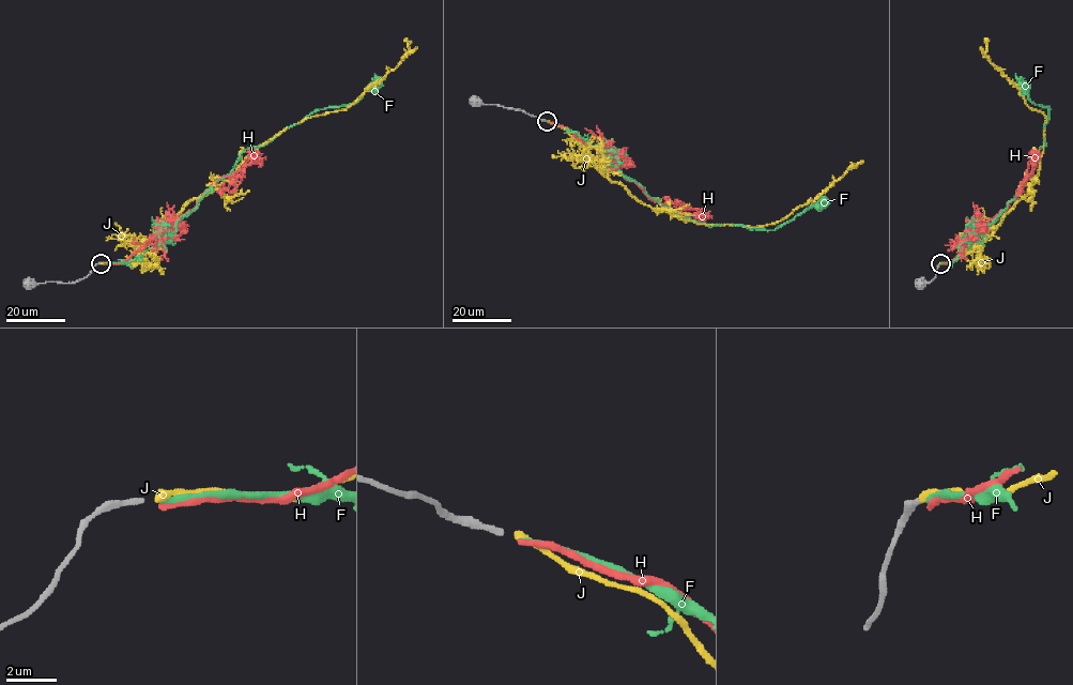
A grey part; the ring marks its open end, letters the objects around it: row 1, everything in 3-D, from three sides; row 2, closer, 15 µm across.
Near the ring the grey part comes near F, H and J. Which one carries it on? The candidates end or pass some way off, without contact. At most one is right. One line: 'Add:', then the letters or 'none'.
Add: F

